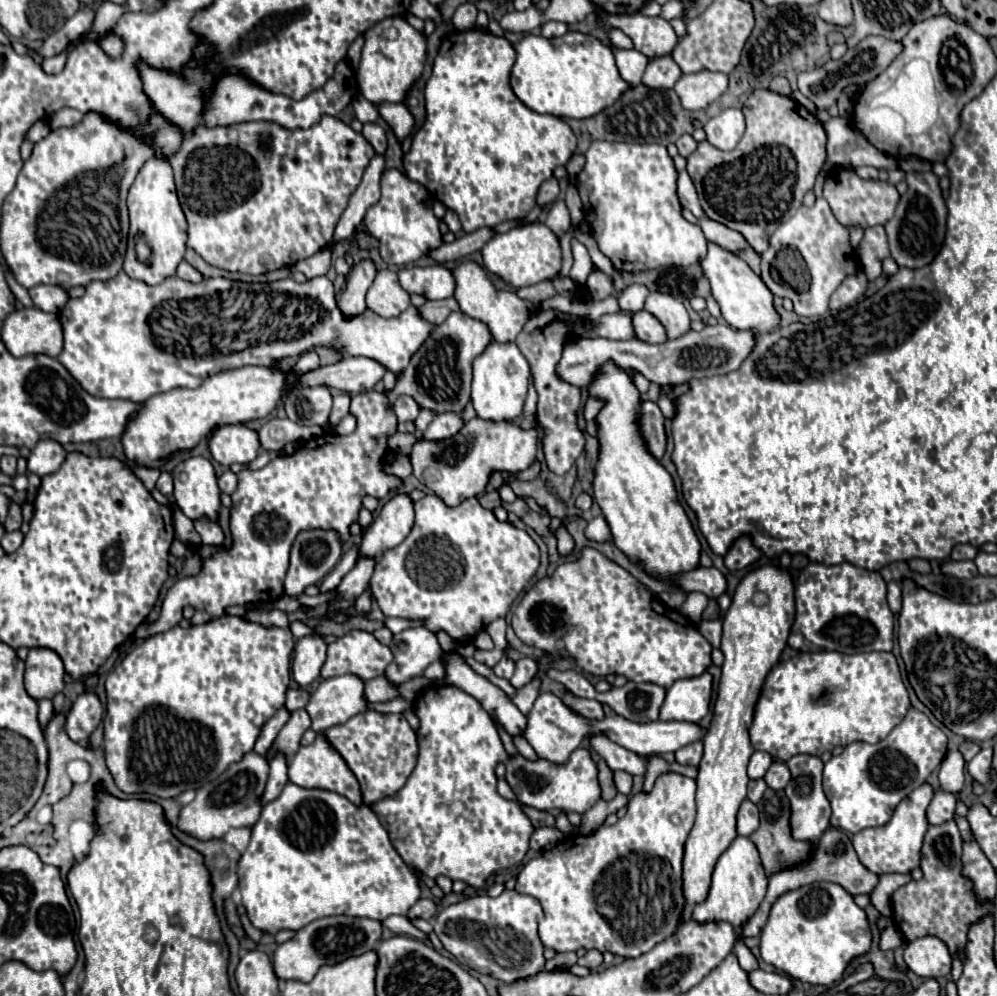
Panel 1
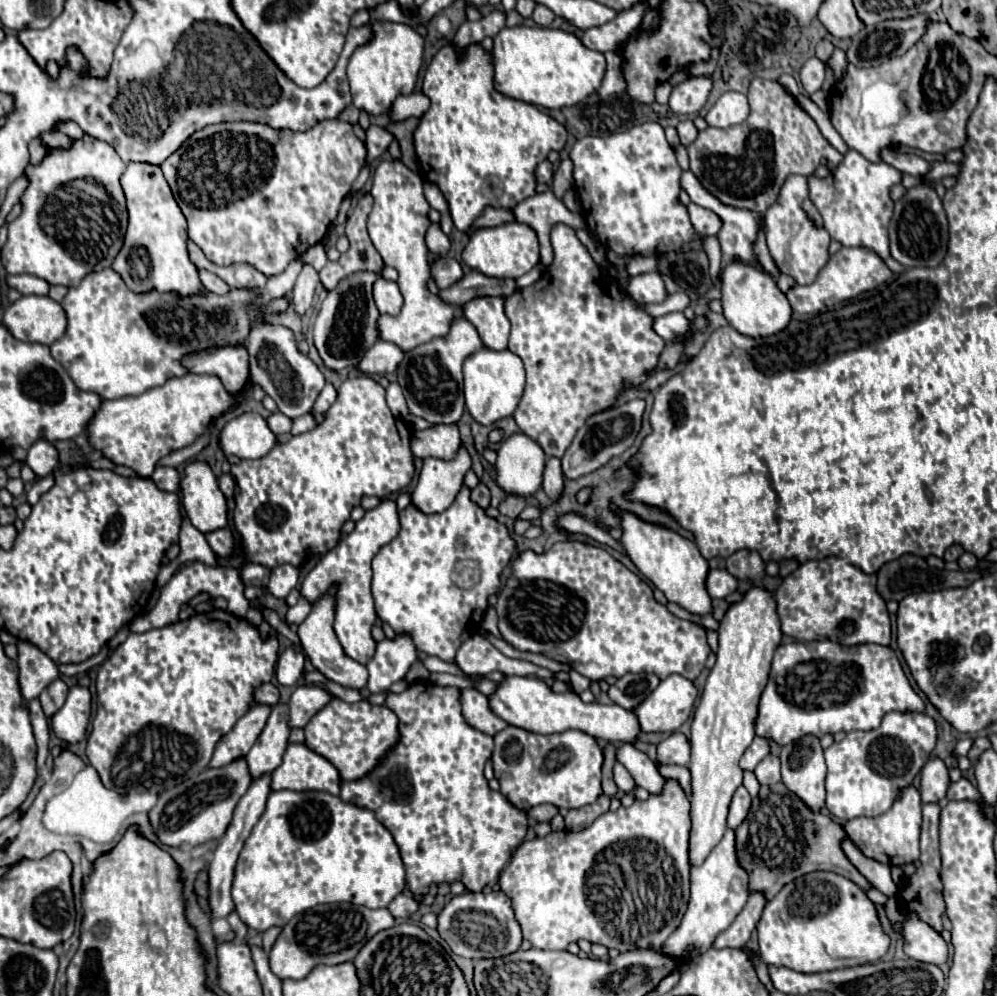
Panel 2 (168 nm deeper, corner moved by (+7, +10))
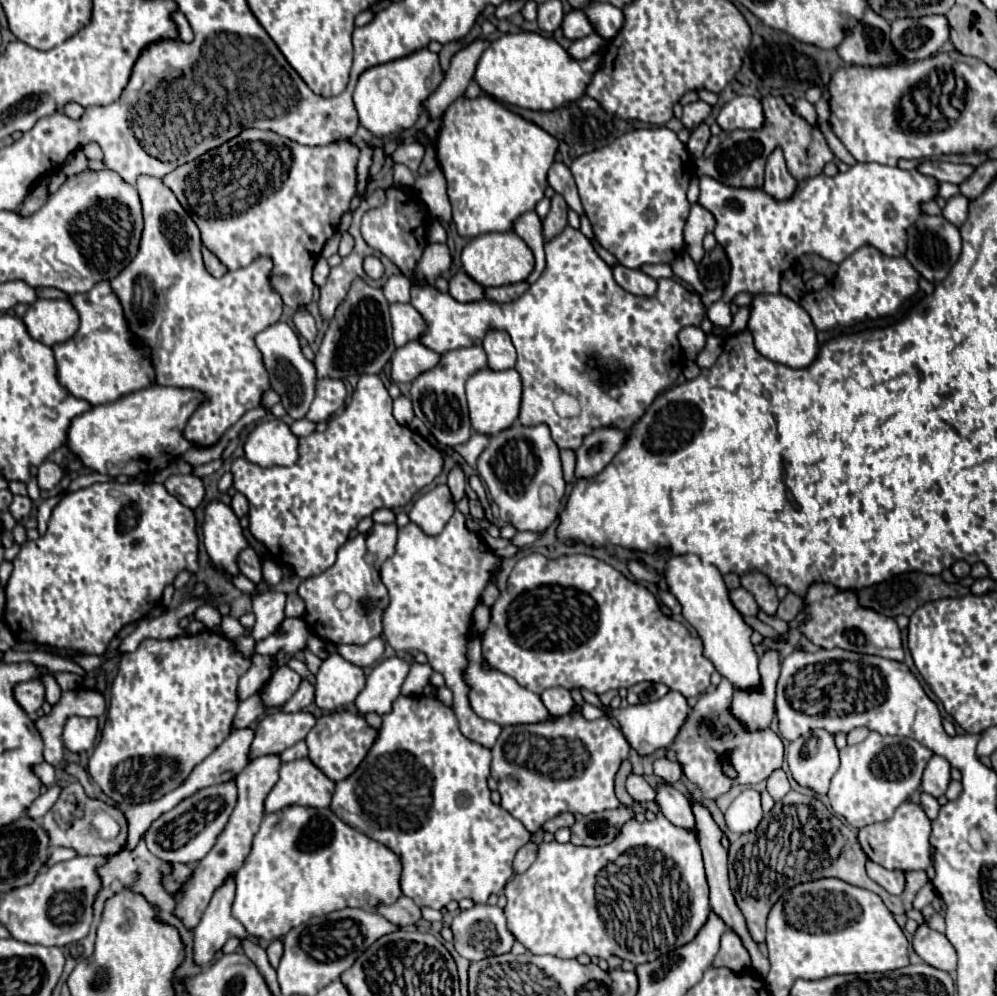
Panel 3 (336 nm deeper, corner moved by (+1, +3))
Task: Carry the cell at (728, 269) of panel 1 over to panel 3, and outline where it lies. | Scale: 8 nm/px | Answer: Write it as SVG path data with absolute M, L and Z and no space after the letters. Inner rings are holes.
M759 294L751 304L749 330L755 340L755 348L769 360L777 364L785 364L789 368L807 368L819 356L817 328L813 326L811 316L791 298L783 294Z

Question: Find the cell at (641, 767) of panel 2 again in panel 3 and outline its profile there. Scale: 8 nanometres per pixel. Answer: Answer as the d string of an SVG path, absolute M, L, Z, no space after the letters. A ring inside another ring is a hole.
M661 784L657 788L657 802L661 806L661 812L665 814L665 818L671 824L685 828L685 830L691 830L695 836L699 834L697 826L695 826L695 816L691 812L691 804L677 788Z

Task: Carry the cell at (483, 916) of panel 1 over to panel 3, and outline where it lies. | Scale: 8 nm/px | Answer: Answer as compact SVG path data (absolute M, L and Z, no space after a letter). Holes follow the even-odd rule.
M475 904L471 910L461 910L453 918L451 930L455 934L455 950L471 962L483 960L483 958L495 956L495 954L505 954L511 950L511 946L515 942L513 934L505 926L503 910L499 906L489 906L489 904Z

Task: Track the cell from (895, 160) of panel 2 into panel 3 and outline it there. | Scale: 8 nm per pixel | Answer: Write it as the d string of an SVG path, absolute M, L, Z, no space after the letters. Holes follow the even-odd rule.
M927 160L927 162L921 162L919 172L927 174L927 176L933 176L939 182L963 184L975 172L975 166L969 166L969 164L951 164L951 162L939 162L939 160Z

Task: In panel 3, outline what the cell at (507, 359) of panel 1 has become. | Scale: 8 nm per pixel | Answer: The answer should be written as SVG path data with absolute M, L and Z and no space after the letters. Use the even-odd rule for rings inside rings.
M479 370L467 380L467 402L469 402L469 414L471 414L471 426L475 432L493 436L501 430L507 430L519 416L519 404L521 404L521 378L515 370Z

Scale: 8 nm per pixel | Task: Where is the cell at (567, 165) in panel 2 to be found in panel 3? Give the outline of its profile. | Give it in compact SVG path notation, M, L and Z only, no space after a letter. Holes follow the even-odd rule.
M555 194L551 198L551 212L543 220L543 240L549 242L557 234L561 234L565 226L567 226L567 202L563 202L559 194Z

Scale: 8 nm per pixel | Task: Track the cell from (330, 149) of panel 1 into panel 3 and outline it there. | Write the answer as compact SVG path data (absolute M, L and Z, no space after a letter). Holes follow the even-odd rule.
M243 130L231 142L209 150L195 162L183 164L163 178L163 184L173 190L181 206L191 214L201 230L203 244L229 268L245 268L259 254L273 258L273 286L281 294L285 306L299 310L313 300L315 284L311 280L313 266L323 244L337 230L343 212L355 196L355 180L359 148L351 142L333 142L331 146L303 146L275 132Z

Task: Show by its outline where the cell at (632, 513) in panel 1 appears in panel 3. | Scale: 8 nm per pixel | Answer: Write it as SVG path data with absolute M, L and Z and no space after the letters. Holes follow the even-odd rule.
M675 556L669 558L663 570L671 594L683 606L683 618L697 630L703 642L703 656L713 662L715 670L727 678L735 690L757 690L761 684L759 656L751 642L753 628L743 620L739 610L729 598L729 588L723 582L721 572L713 564L703 564L699 556Z

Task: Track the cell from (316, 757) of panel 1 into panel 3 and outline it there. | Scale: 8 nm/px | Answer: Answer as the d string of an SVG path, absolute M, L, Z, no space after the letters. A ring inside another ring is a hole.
M309 758L287 762L279 768L279 782L265 798L265 812L279 812L287 806L327 808L333 788L335 782Z

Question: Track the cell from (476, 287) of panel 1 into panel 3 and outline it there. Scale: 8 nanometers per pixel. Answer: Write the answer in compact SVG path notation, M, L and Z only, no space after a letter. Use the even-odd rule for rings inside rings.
M491 330L483 340L483 350L487 352L487 368L491 370L509 370L515 366L515 348L511 338L505 332Z

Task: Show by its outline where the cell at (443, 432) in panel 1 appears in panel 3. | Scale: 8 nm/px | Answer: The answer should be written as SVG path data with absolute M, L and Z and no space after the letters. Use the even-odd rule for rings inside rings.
M455 468L449 472L449 482L447 482L449 490L451 490L451 496L453 496L453 502L457 504L463 496L465 496L465 474Z

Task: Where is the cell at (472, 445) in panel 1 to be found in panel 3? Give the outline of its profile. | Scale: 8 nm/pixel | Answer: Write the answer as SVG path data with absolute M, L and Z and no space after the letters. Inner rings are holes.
M437 486L435 490L423 494L411 508L409 518L413 524L417 524L427 536L437 536L443 532L445 524L455 512L455 504L451 502L449 488Z

